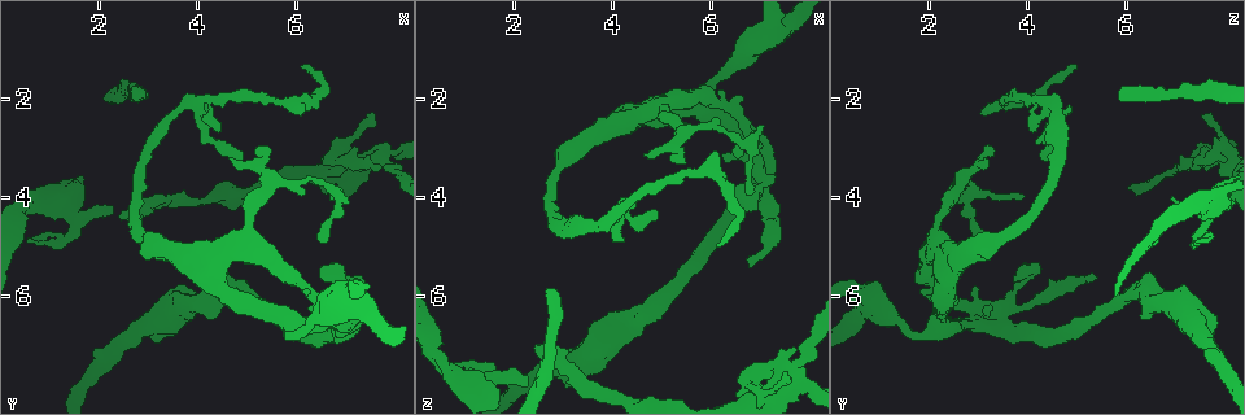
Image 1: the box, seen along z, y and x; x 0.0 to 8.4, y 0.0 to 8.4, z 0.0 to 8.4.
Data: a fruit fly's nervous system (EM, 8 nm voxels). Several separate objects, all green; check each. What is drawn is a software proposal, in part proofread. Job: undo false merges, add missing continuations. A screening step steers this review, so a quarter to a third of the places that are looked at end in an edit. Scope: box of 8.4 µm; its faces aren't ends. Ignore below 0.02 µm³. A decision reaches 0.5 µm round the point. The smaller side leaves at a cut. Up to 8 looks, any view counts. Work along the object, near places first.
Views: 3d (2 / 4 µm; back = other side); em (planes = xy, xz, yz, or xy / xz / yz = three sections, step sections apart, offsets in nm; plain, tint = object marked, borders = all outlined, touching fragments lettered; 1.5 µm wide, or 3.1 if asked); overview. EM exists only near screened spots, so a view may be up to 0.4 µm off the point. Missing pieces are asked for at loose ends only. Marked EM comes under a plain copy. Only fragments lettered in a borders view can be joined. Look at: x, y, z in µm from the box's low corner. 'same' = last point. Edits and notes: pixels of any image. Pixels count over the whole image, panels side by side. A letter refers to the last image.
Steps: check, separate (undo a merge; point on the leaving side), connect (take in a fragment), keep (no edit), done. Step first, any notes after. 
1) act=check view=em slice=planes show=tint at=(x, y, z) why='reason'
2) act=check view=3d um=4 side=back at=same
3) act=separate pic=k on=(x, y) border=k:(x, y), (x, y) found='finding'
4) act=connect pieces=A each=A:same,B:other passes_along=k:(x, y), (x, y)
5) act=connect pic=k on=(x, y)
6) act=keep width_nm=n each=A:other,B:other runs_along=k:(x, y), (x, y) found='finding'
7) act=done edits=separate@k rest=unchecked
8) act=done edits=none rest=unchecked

act=check view=3d um=4 at=(6.80, 4.00, 3.95) why='tapers out'

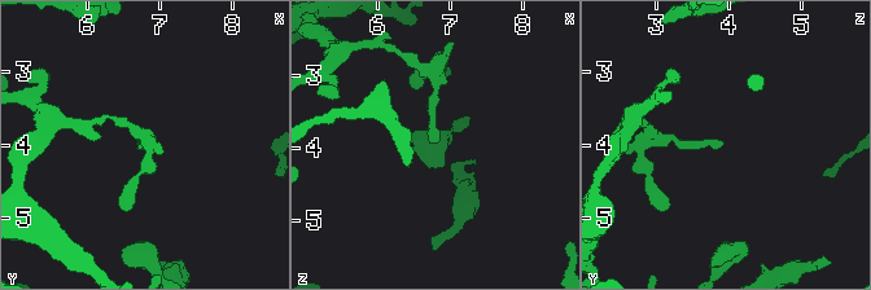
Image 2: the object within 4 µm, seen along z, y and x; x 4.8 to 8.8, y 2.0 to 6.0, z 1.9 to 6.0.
act=check view=em slice=xy step=4 show=borders at=(6.85, 4.00, 3.90) why='shape alone is not enough'

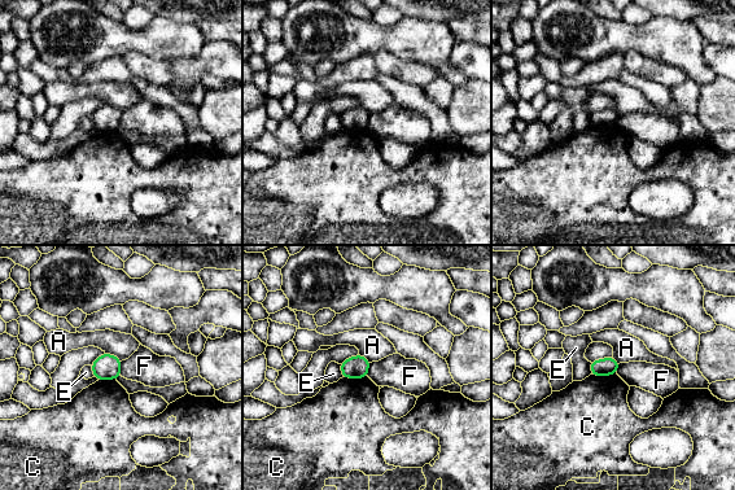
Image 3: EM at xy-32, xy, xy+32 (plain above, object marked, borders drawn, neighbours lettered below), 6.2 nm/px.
act=keep longest_contact=C:160nm each=A:other,C:other,E:other,F:other border=3:(342, 376), (367, 377) found='no lettered fragment goes on from it'

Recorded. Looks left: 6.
act=check view=em slice=planes show=borders at=(4.45, 2.60, 4.20) why='tapers out'

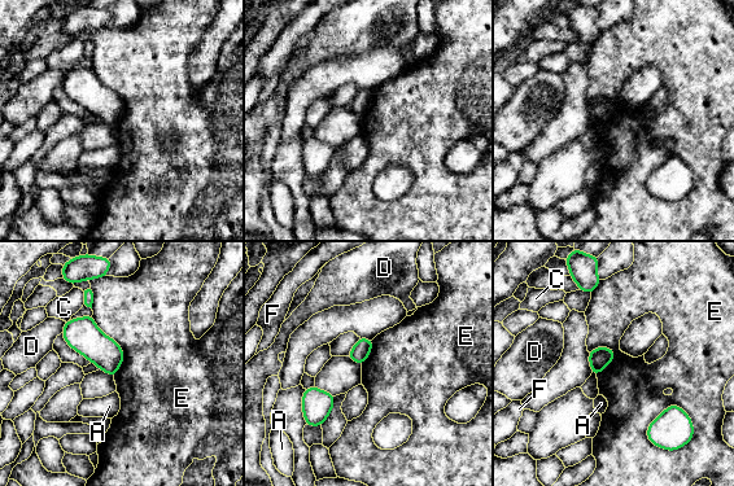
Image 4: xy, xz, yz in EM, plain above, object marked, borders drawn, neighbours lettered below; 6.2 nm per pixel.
act=keep longest_contact=E:300nm each=A:other,C:other,D:other,E:other,F:other border=4:(690, 416), (669, 404), (647, 439) found='none of them fits'

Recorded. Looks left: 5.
act=check view=em slice=yz step=4 show=borders at=(0.55, 4.80, 7.60) why='thin end'

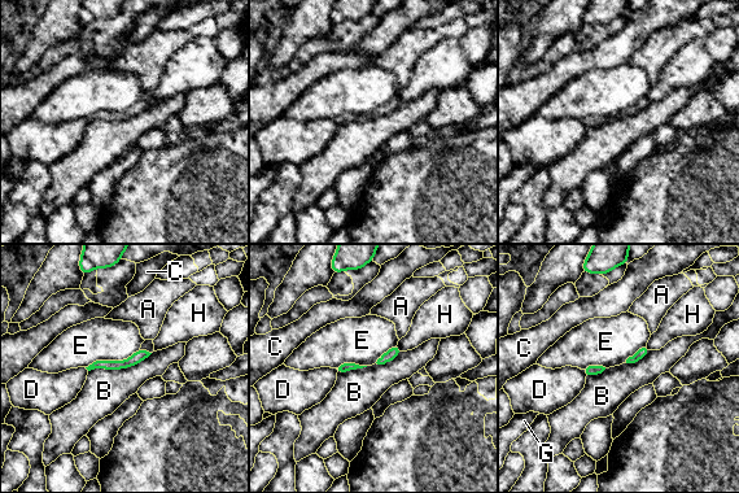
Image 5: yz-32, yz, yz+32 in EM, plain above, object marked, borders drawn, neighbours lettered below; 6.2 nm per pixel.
act=keep longest_contact=B:420nm each=A:other,B:other,C:other,D:other,E:other,G:other,H:other runs_along=5:(144, 354), (122, 365), (96, 365) found='none of them fits'

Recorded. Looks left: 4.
act=done edits=none rest=unchecked

